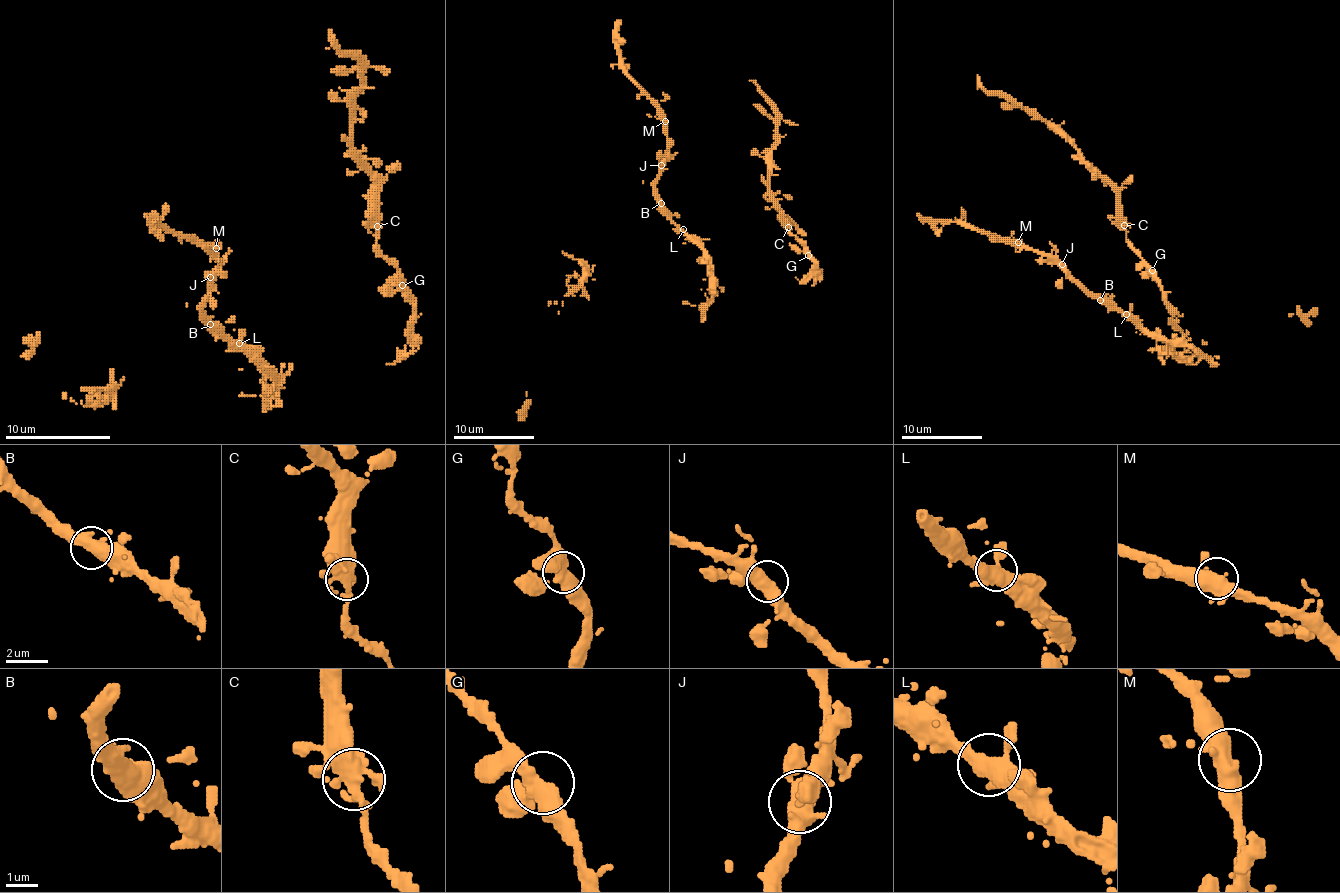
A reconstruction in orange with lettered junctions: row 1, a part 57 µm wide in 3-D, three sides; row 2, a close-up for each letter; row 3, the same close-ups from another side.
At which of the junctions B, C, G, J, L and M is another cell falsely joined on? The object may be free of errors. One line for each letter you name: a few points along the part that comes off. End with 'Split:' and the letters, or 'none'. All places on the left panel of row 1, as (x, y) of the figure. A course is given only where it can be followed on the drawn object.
Split: none

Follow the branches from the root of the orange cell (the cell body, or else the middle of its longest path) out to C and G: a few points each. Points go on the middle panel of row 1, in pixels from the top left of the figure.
C: (796, 277), (800, 281), (806, 279), (816, 269), (816, 261), (788, 227)
G: (796, 277), (802, 281), (816, 269), (816, 263), (808, 255)

